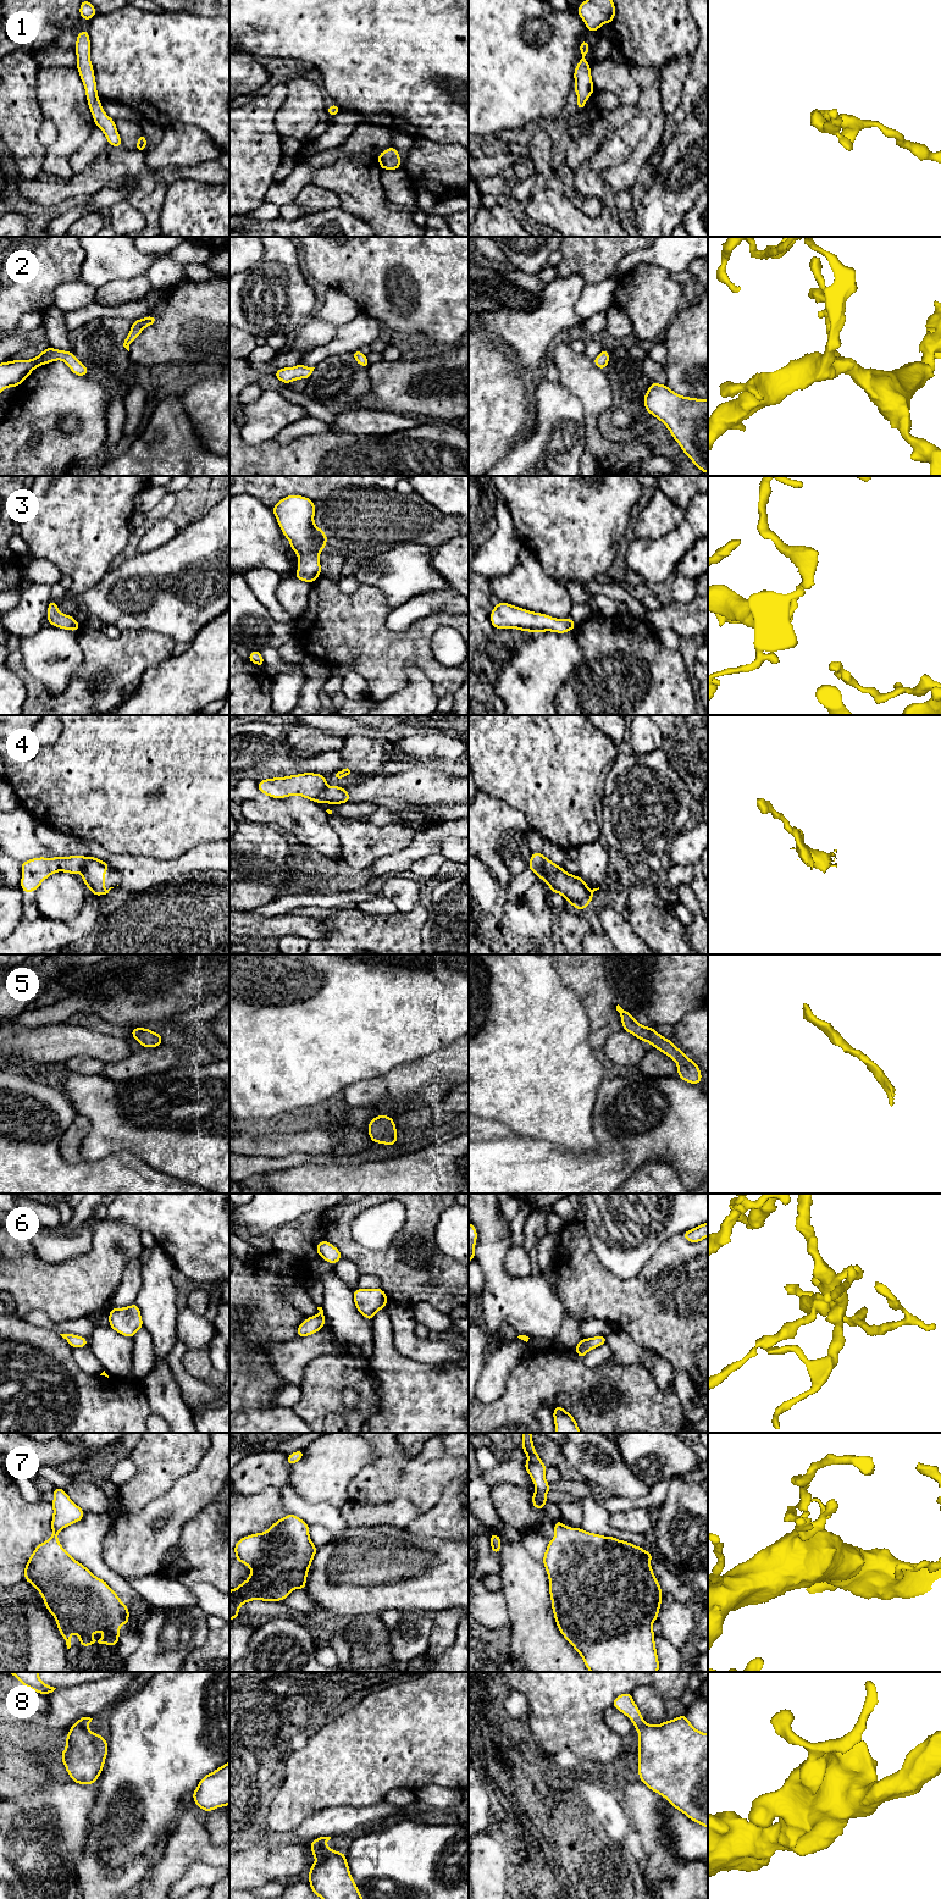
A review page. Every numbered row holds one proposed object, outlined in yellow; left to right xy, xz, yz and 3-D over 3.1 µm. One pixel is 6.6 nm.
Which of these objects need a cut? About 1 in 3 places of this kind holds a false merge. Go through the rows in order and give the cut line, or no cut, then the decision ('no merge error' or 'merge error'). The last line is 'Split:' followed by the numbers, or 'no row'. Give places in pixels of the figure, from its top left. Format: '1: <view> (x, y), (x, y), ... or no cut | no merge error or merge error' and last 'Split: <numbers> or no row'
1: no cut | no merge error
2: no cut | no merge error
3: no cut | no merge error
4: yz (546, 858), (540, 876) | merge error
5: no cut | no merge error
6: no cut | no merge error
7: no cut | no merge error
8: no cut | no merge error
Split: 4

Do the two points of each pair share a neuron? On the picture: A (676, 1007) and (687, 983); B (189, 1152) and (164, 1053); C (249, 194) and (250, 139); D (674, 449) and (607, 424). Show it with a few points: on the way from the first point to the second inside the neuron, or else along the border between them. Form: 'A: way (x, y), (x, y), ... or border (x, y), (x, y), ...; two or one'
A: way (676, 1001), (676, 994), (681, 989); one
B: border (194, 1061), (178, 1063), (164, 1072), (140, 1078); two
C: way (249, 181), (249, 153); one
D: way (657, 436), (654, 433), (624, 433); one

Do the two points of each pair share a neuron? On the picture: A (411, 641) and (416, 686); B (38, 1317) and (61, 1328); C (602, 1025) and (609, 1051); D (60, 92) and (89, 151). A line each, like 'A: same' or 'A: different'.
A: different
B: same
C: different
D: different

